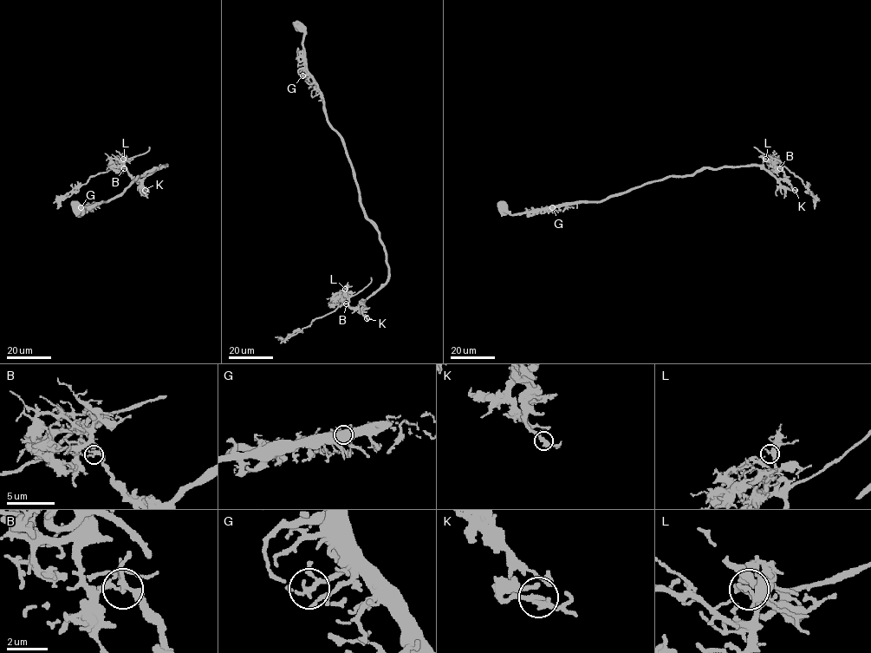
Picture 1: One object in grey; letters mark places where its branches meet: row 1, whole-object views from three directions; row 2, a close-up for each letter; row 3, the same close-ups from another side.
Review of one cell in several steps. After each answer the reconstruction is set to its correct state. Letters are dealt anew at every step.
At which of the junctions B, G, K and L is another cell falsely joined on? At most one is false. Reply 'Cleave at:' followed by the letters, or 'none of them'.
Cleave at: B

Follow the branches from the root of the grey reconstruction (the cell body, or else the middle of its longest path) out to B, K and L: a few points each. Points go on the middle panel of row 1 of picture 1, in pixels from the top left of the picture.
B: (297, 25), (306, 70), (387, 266), (384, 284), (356, 307), (346, 303)
K: (297, 25), (306, 70), (385, 252), (388, 279), (365, 300), (367, 318)
L: (297, 25), (306, 70), (387, 266), (388, 279), (356, 307), (341, 302), (345, 289)

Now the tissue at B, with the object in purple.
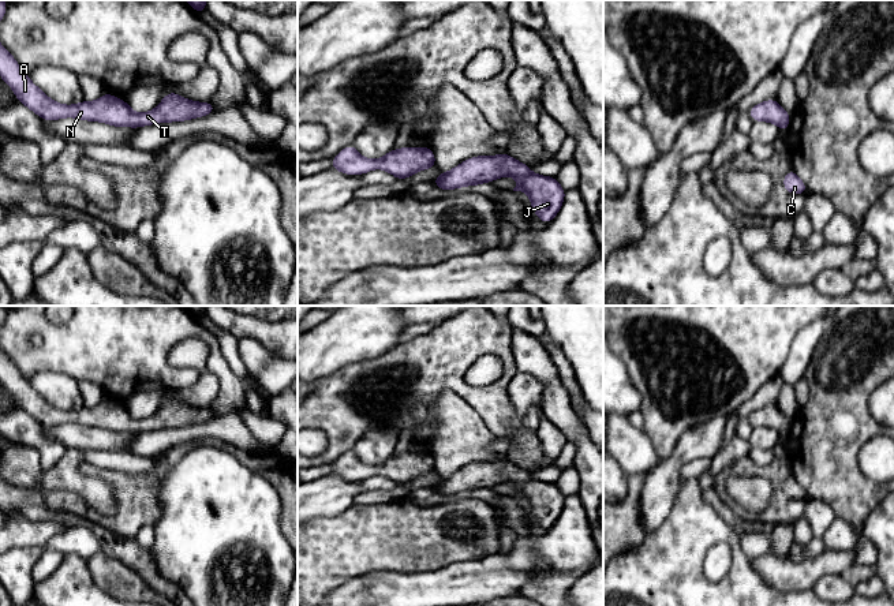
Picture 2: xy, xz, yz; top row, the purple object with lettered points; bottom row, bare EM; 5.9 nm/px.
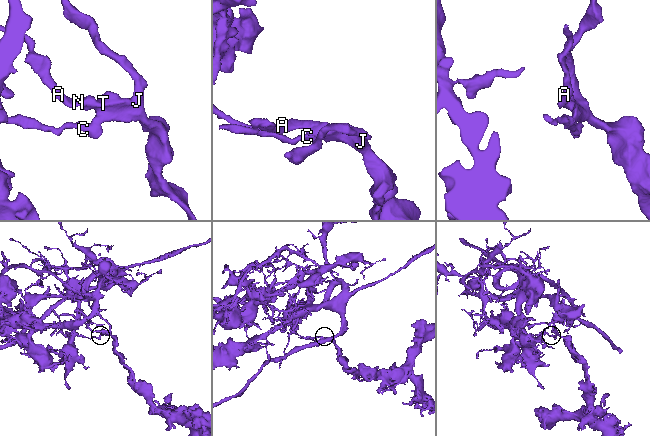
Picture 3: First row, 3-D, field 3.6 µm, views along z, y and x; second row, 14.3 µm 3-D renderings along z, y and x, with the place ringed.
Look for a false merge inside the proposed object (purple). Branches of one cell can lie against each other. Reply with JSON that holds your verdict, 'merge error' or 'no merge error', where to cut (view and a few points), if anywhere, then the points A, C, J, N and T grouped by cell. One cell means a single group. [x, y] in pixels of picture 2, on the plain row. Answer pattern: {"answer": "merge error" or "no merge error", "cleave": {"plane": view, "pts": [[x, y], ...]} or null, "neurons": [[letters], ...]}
{"answer": "merge error", "cleave": {"plane": "xz", "pts": [[418, 455], [397, 482]]}, "neurons": [["A", "J", "N", "T"], ["C"]]}

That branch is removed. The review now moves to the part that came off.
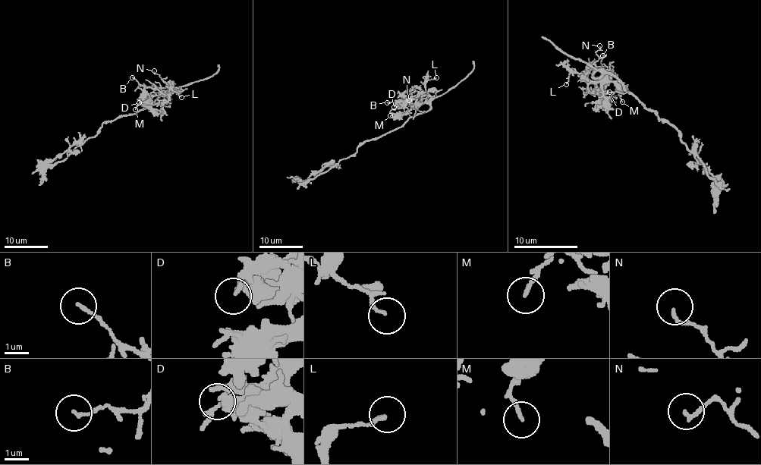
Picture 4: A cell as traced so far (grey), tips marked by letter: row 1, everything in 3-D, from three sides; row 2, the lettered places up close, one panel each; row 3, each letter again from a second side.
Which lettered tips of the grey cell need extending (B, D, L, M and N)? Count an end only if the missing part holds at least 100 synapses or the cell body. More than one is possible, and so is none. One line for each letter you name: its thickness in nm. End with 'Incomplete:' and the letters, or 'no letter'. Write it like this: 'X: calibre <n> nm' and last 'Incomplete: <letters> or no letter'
Incomplete: no letter

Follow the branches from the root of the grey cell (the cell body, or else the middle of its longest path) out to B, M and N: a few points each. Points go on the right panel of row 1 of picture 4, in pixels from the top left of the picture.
B: (651, 109), (612, 74), (595, 68), (602, 67), (602, 55)
M: (651, 109), (634, 98), (612, 74), (604, 73), (620, 90), (618, 97), (622, 102)
N: (651, 109), (634, 98), (612, 74), (596, 68), (595, 61), (599, 45)

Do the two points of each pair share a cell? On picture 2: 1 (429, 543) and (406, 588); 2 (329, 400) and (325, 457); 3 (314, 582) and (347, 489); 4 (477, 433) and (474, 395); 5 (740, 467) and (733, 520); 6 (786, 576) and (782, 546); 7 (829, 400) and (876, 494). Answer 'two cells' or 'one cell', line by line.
1: two cells
2: one cell
3: two cells
4: two cells
5: two cells
6: two cells
7: one cell

